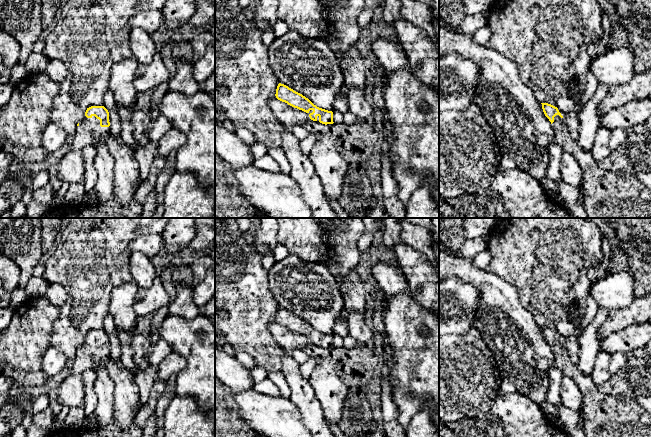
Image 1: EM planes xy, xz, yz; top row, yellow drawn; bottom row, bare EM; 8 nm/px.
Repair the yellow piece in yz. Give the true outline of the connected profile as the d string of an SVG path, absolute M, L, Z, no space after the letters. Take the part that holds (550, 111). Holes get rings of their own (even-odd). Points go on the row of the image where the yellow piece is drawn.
M548 103L541 104L554 130L552 145L558 145L563 151L571 153L584 172L584 207L588 218L651 218L651 190L635 175L624 175L602 169L593 158L591 150L585 151L579 146L578 141L572 139L558 108Z

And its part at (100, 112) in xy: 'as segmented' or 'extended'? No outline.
extended

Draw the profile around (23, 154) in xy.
M0 139L0 150L10 152L13 155L14 160L27 164L43 161L50 156L42 146L37 148L15 146L9 141L3 139Z

